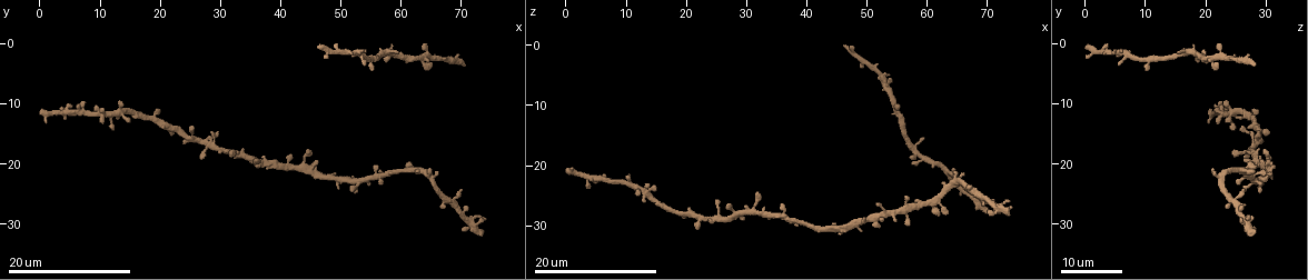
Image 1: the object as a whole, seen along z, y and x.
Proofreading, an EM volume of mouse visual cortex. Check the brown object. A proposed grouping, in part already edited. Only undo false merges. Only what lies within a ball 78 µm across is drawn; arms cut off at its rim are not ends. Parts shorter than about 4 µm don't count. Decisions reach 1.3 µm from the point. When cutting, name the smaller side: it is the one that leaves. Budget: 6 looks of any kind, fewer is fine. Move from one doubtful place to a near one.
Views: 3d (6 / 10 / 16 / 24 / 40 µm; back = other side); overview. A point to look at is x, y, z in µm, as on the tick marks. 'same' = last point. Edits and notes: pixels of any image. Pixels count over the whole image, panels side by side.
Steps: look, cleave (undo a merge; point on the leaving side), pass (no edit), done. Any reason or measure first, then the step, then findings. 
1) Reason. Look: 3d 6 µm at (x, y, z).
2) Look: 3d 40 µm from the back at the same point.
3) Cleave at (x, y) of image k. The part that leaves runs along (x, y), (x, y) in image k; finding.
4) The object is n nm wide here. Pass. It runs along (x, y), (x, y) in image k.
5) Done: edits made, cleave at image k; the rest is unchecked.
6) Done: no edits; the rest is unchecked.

Branch point. Look: 3d 16 µm at (64.5, 22.0, 22.0).

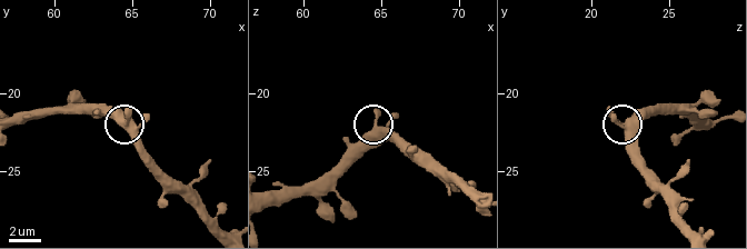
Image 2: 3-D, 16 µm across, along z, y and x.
Look: 3d 10 µm at (64.8, 22.0, 22.0).

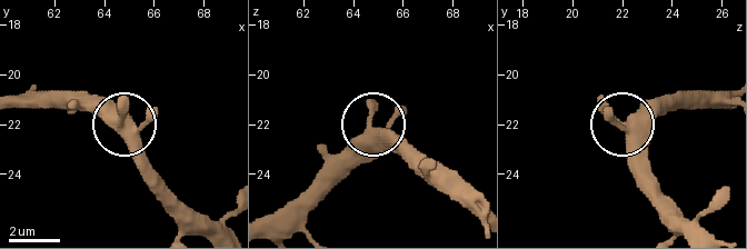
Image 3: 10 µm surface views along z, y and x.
Pass. One neuron here.

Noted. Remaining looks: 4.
Four-way junction. Look: 3d 16 µm at (31.0, 18.0, 27.0).

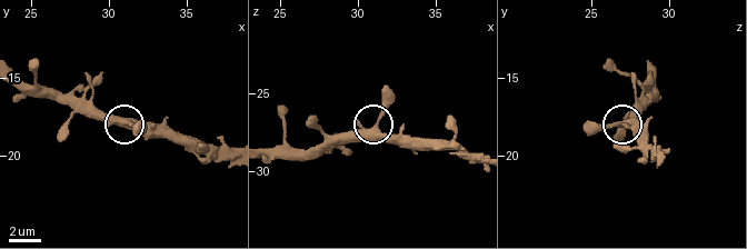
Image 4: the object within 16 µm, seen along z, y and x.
Closer look. Look: 3d 10 µm at (31.2, 17.8, 27.2).

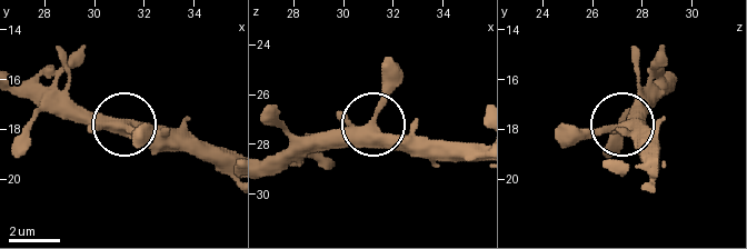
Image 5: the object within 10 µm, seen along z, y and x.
The object is 350 nm wide here. Pass. One neuron here.

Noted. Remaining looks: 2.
Look: 3d 16 µm at (63.0, 2.0, 21.5).

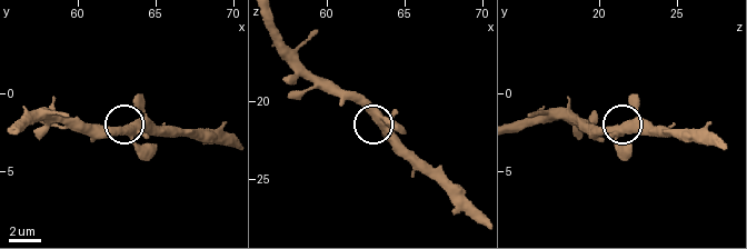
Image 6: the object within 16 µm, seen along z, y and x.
Zoom in. Look: 3d 6 µm at (63.0, 2.2, 21.2).

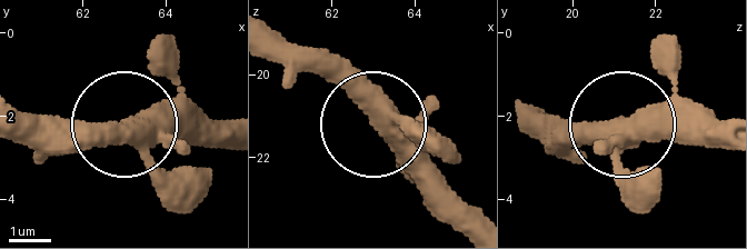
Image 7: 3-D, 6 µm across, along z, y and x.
Pass. Continuous, no second neuron.

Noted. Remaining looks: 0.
Done: no edits; the rest is unchecked.

